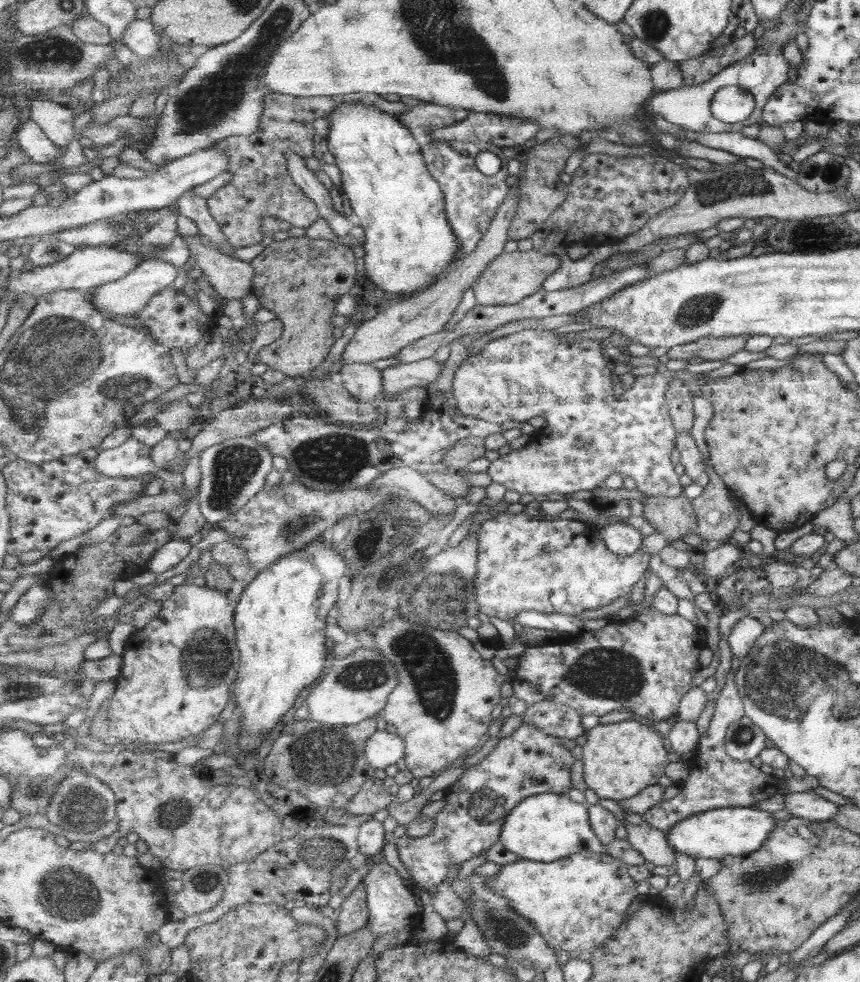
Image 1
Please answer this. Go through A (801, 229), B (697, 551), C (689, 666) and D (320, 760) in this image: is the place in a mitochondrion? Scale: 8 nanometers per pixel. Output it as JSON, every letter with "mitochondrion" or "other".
{"A":"other","B":"other","C":"other","D":"mitochondrion"}

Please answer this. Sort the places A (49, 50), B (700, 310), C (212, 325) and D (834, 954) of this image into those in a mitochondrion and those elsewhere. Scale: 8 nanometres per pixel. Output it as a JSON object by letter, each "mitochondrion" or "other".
{"A":"mitochondrion","B":"mitochondrion","C":"other","D":"other"}

